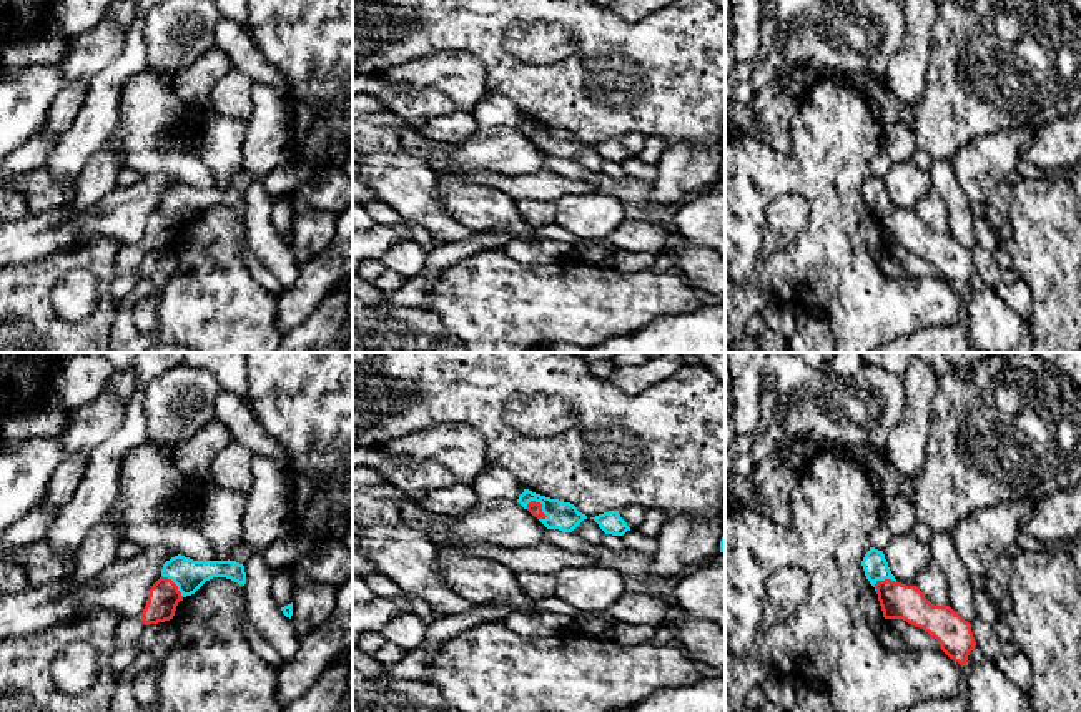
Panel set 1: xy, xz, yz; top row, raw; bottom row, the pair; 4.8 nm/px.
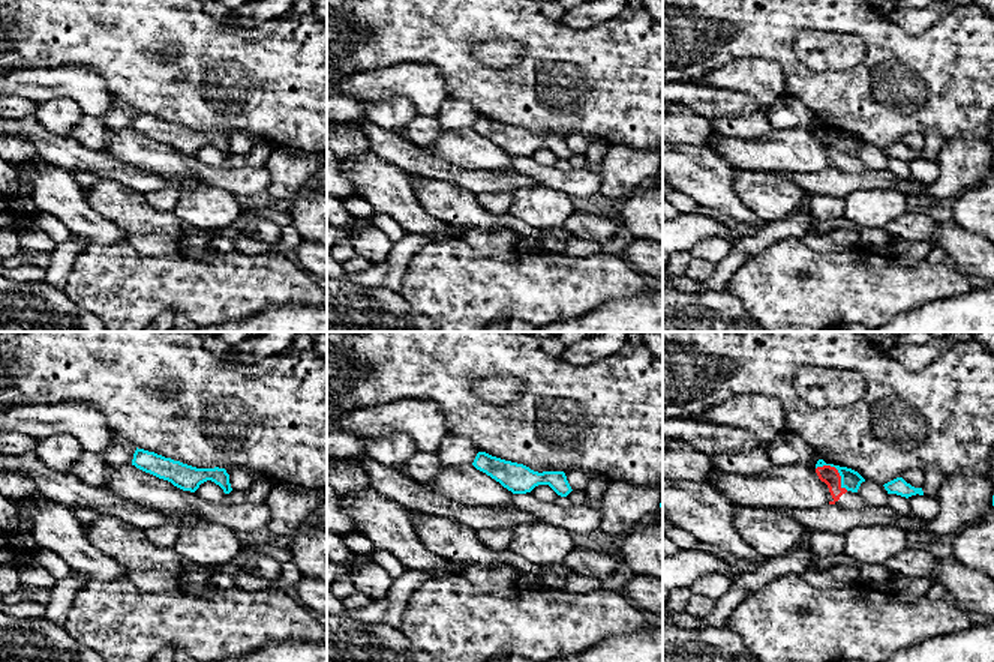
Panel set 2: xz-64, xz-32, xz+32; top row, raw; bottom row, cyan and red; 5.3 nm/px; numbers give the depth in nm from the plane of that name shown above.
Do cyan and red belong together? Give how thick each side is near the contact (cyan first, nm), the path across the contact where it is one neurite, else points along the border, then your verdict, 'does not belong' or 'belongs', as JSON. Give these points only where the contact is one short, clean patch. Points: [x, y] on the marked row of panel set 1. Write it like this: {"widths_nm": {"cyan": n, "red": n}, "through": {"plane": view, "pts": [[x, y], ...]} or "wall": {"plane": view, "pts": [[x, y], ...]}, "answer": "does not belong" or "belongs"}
{"widths_nm": {"cyan": 140, "red": 70}, "wall": {"plane": "xz", "pts": [[531, 499], [541, 504], [544, 519]]}, "answer": "does not belong"}

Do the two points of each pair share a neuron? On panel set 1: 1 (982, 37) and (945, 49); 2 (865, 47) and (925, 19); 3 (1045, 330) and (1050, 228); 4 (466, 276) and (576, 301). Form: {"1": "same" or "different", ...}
{"1": "same", "2": "different", "3": "same", "4": "same"}

